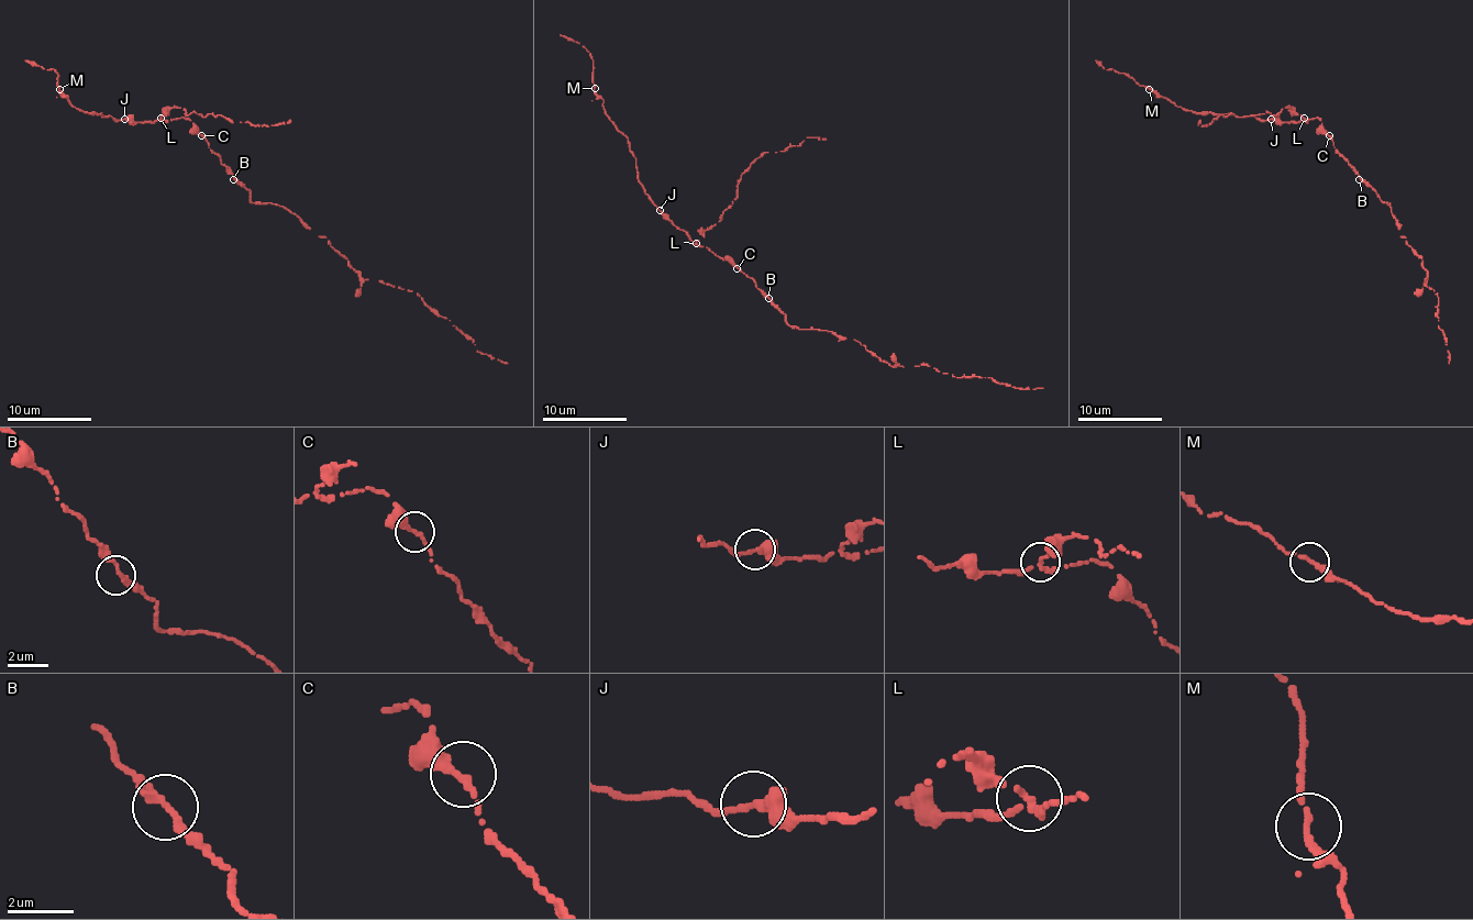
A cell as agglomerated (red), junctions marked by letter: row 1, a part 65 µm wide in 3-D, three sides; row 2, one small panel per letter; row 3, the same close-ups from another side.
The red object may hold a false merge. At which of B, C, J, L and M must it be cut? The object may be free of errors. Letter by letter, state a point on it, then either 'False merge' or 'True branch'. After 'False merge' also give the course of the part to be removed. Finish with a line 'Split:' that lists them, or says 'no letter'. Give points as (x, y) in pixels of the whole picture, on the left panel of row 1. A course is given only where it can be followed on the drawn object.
B: Place: (233, 179). True branch
C: Place: (201, 135). True branch
J: Place: (124, 119). True branch
L: Place: (161, 118). False merge. Course of the part to remove: (159, 119), (173, 108), (180, 108), (187, 114), (221, 114), (233, 122), (270, 124), (289, 121)
M: Place: (59, 89). True branch
Split: L

